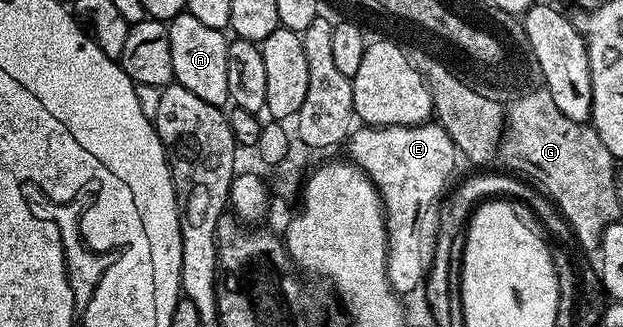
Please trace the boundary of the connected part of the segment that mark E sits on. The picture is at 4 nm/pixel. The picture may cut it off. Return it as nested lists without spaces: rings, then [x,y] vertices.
[[[426,122],[411,126],[358,127],[347,141],[348,148],[348,159],[369,175],[369,180],[377,187],[377,192],[381,196],[381,205],[385,208],[385,232],[389,236],[387,254],[389,285],[398,294],[413,292],[416,288],[418,291],[427,275],[427,252],[426,249],[425,252],[421,249],[421,223],[424,222],[425,215],[432,210],[433,203],[437,199],[440,201],[446,191],[445,183],[448,182],[457,160],[459,161],[457,147],[451,142],[442,124]]]

